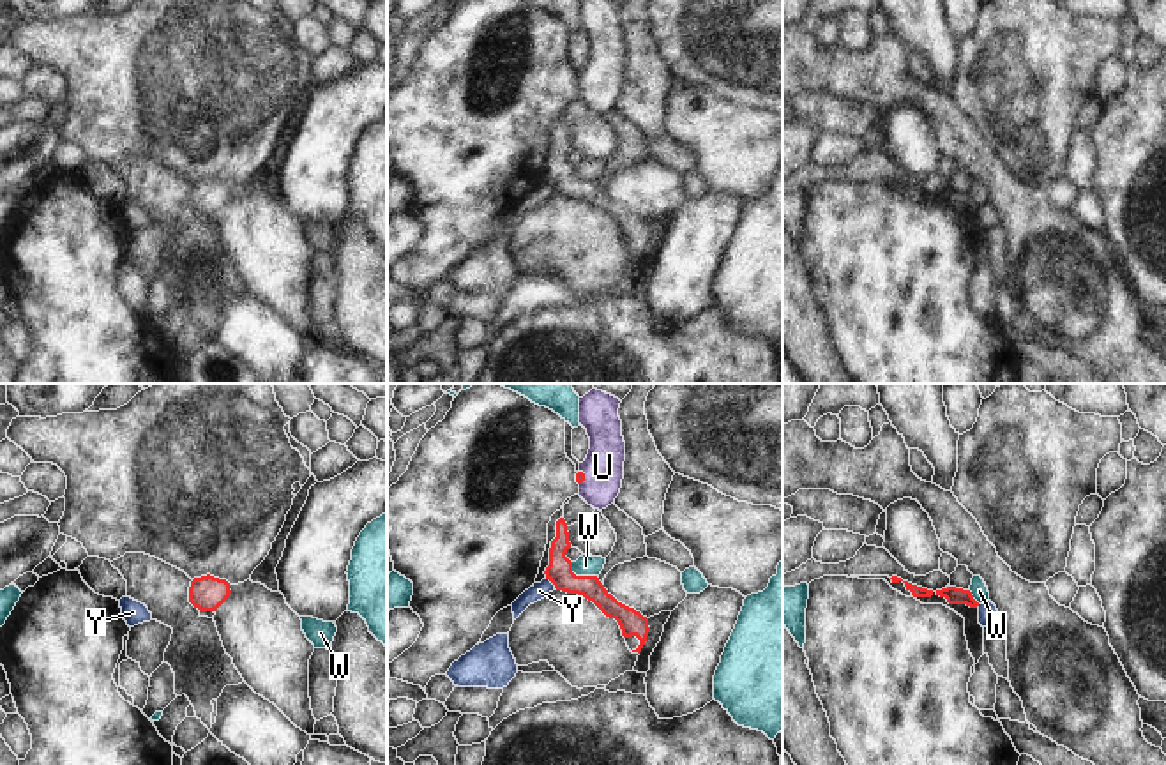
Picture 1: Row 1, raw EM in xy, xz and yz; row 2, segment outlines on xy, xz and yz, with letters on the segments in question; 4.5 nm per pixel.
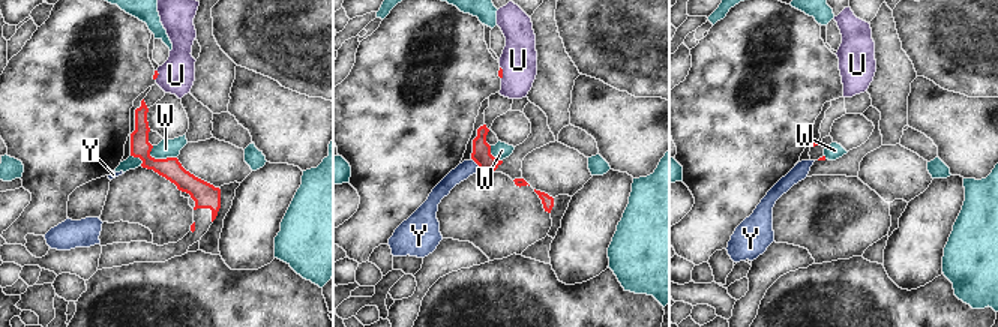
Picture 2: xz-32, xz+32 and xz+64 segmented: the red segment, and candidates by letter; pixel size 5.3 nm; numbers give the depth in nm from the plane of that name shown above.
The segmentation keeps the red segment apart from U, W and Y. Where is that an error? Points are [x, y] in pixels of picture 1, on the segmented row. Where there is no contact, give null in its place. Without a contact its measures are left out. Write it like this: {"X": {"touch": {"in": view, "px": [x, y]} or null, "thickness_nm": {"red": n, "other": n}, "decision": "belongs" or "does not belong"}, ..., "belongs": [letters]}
{"U": {"touch": {"in": "xz", "px": [583, 477]}, "thickness_nm": {"red": 50, "other": 190}, "decision": "belongs"}, "W": {"touch": {"in": "xz", "px": [580, 576]}, "thickness_nm": {"red": 120, "other": 100}, "decision": "does not belong"}, "Y": {"touch": {"in": "xz", "px": [552, 582]}, "thickness_nm": {"red": 120, "other": 80}, "decision": "does not belong"}, "belongs": ["U"]}

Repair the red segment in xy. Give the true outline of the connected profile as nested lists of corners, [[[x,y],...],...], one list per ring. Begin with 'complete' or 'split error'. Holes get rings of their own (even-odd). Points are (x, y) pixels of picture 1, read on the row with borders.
complete | [[[210,574],[194,578],[189,587],[189,602],[200,611],[216,611],[230,597],[230,583]]]

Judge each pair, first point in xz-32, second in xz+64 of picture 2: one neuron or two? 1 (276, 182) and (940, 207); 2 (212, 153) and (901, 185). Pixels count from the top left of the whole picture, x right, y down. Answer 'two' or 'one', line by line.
1: one
2: one

